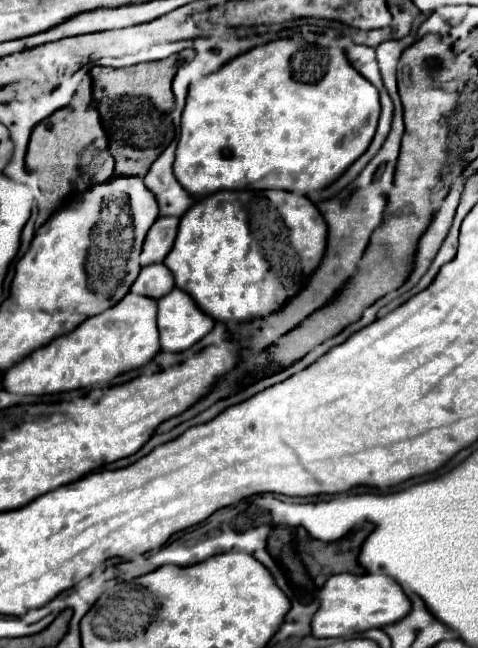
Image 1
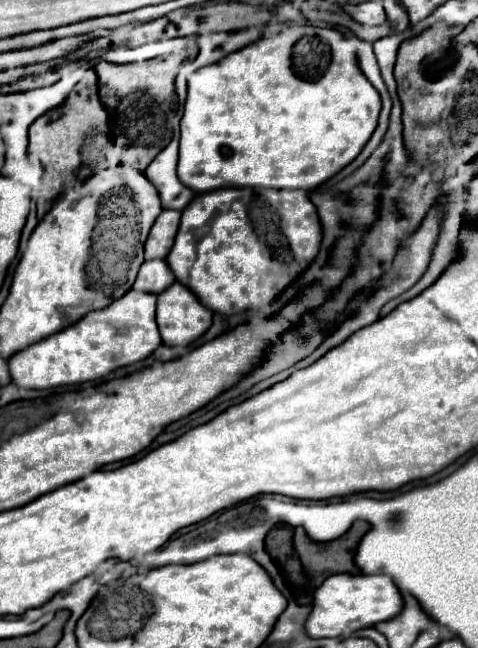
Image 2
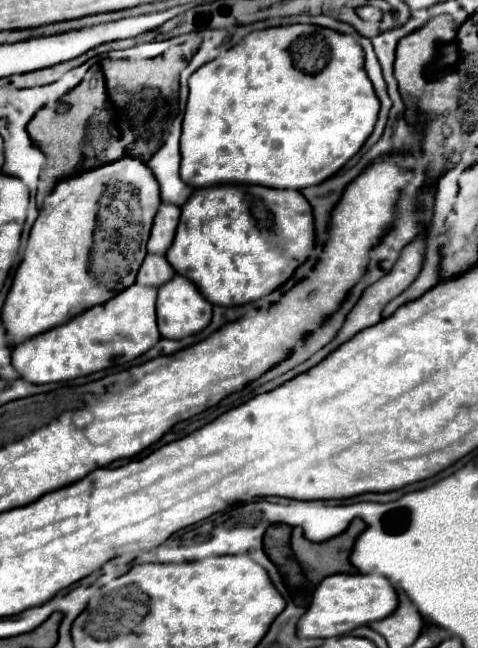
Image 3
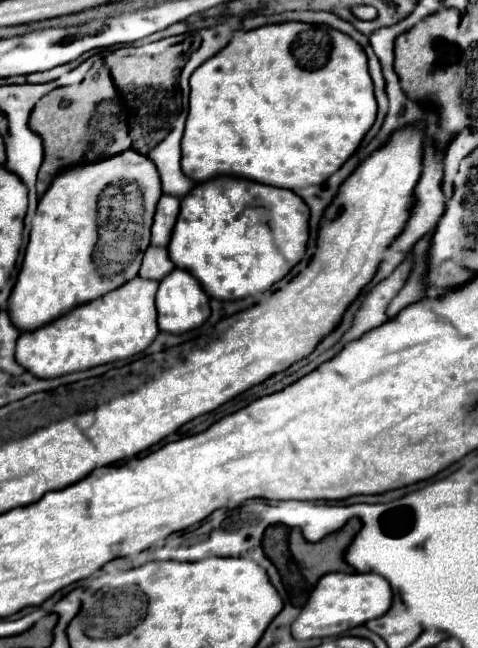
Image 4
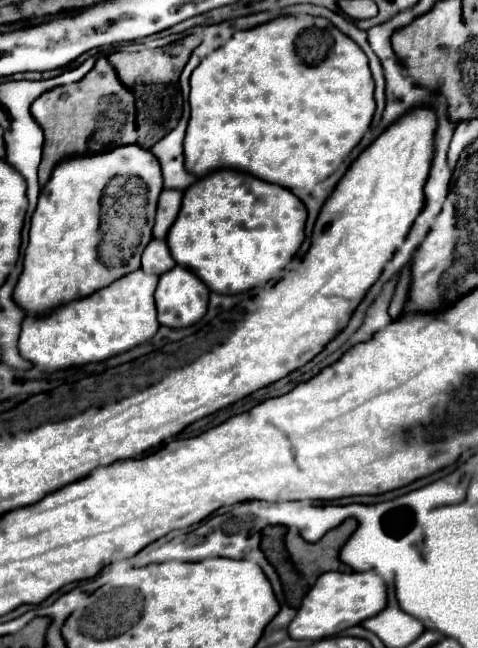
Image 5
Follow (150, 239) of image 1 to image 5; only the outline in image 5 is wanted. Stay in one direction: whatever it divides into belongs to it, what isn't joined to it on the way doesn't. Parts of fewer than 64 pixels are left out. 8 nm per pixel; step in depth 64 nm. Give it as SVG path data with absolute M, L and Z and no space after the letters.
M162 190L160 202L158 202L156 224L154 224L154 238L166 238L172 222L176 220L180 204L182 204L180 190Z

